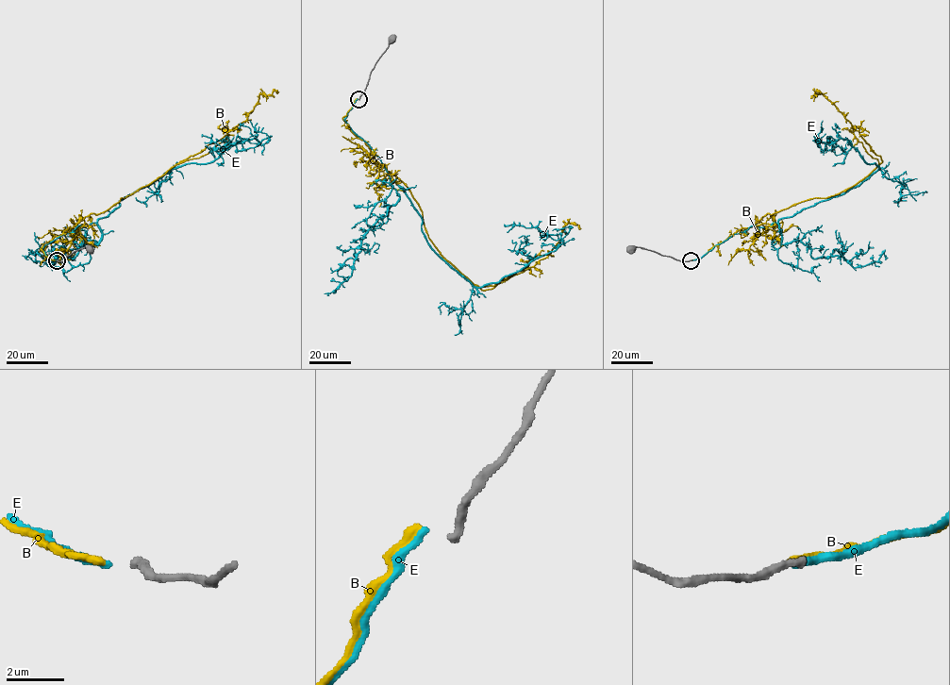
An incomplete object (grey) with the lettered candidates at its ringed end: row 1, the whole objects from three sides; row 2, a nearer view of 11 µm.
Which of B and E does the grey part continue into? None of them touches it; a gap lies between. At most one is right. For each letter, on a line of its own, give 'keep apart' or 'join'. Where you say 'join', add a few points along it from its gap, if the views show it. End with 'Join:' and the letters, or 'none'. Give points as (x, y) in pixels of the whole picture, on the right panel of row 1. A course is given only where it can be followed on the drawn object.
B: keep apart
E: join; course (691, 260), (750, 226), (766, 227), (841, 194), (878, 167), (867, 163), (845, 139), (823, 150), (816, 135)
Join: E

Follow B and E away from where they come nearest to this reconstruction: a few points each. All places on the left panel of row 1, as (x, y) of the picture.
B: (55, 260), (41, 249), (55, 237), (221, 140), (246, 119), (260, 93), (278, 91)
E: (55, 260), (46, 244), (106, 217), (171, 169), (213, 161), (242, 139), (259, 142), (238, 150), (202, 135)

